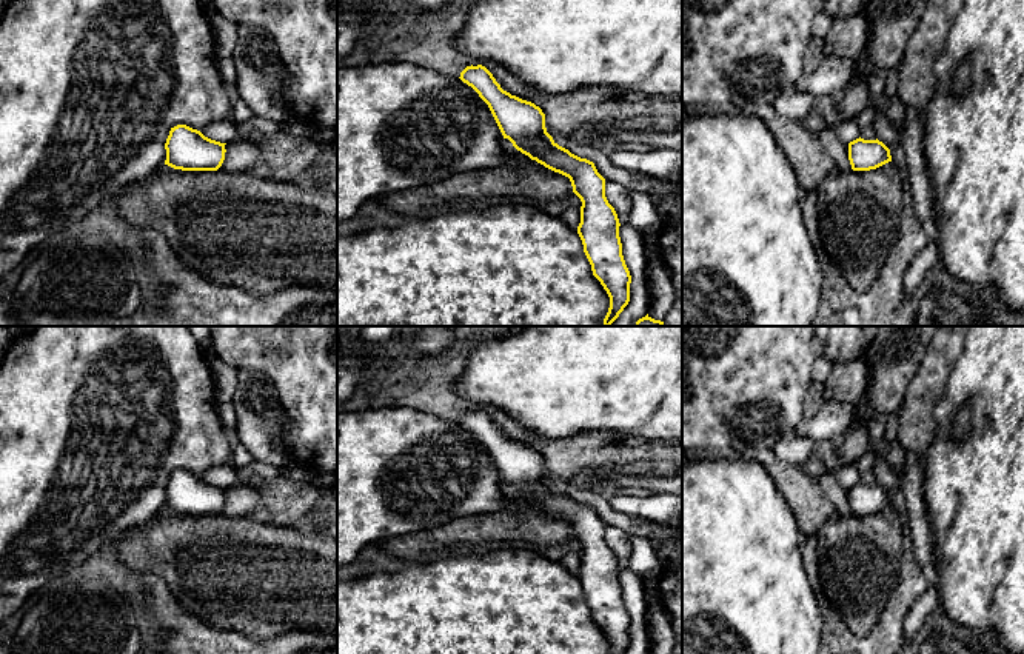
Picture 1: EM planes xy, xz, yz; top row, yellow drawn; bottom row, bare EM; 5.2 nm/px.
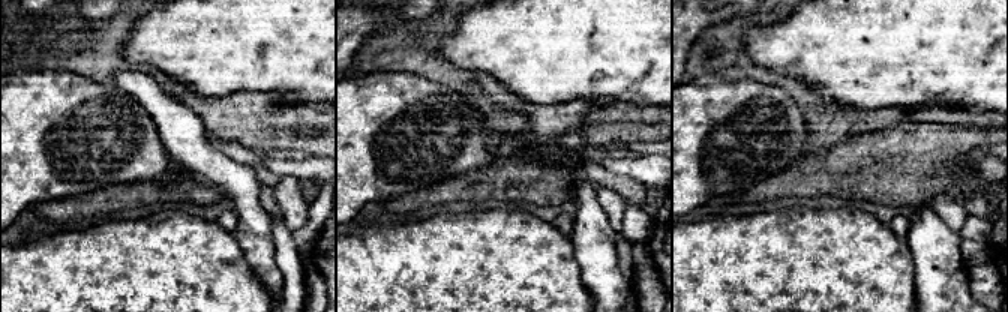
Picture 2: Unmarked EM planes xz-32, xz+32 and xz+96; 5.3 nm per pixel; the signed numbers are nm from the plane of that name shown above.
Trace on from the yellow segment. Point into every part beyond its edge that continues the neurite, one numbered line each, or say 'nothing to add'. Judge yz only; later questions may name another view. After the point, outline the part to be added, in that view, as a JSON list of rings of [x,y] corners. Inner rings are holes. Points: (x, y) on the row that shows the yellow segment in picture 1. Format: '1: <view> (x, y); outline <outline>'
nothing to add

